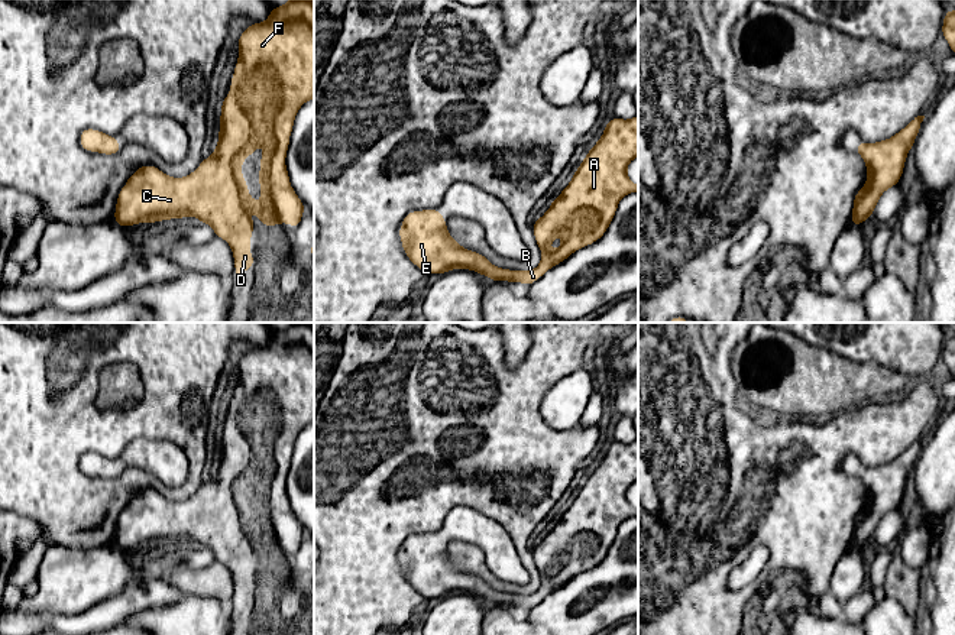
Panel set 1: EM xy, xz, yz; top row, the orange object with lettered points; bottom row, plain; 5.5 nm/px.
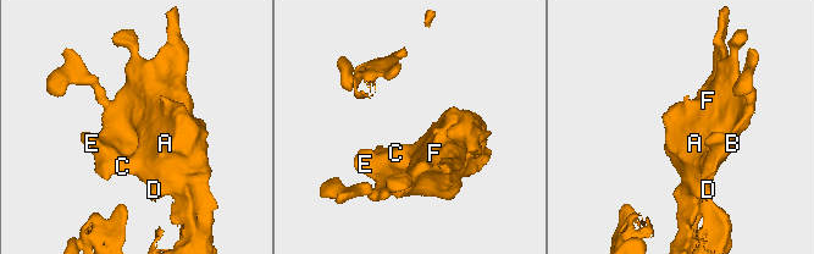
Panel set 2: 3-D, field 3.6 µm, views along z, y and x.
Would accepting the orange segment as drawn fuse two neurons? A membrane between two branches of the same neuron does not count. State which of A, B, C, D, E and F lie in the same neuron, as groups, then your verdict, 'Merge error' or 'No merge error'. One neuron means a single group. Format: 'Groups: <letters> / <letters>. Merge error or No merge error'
Groups: A B C D E F. No merge error

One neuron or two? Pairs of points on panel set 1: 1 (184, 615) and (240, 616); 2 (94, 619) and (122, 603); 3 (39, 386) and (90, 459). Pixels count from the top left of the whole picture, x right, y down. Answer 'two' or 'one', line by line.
1: two
2: one
3: two

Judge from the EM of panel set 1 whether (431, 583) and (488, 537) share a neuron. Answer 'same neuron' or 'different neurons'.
same neuron

